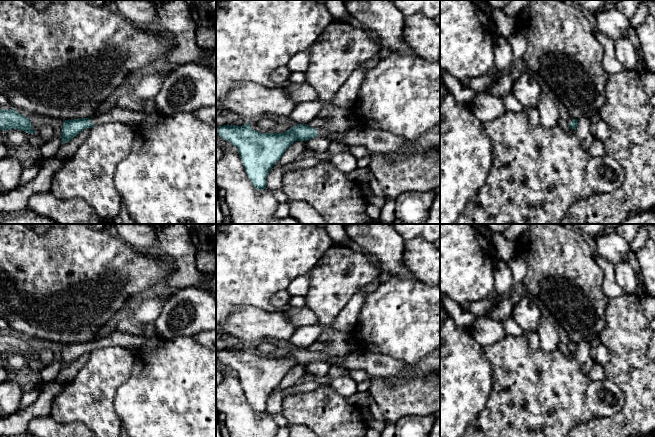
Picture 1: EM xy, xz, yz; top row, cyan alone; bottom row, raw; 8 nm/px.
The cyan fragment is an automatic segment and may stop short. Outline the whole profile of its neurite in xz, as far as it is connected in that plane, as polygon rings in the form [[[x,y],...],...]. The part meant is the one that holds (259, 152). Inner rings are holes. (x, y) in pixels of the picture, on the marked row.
[[[247,122],[242,126],[216,125],[216,134],[237,148],[246,174],[258,190],[266,189],[266,177],[287,148],[296,141],[313,137],[335,139],[349,146],[365,146],[370,153],[389,153],[401,149],[406,139],[382,131],[354,126],[345,133],[331,133],[306,124],[297,124],[283,133],[259,133]]]

